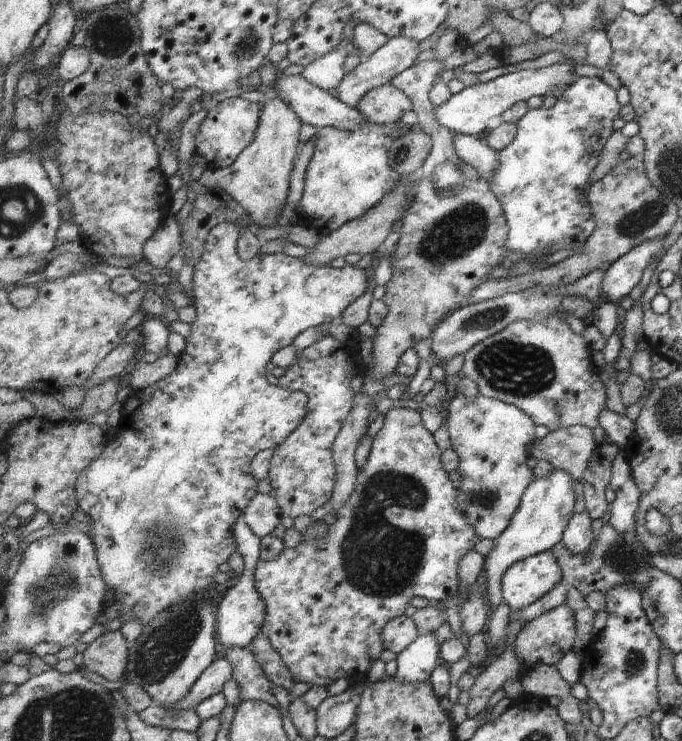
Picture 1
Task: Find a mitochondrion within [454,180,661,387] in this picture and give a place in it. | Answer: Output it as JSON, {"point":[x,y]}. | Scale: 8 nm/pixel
{"point":[488,319]}

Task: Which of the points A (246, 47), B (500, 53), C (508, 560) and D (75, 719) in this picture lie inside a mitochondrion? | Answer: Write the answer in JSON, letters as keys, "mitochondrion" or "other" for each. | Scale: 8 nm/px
{"A":"mitochondrion","B":"other","C":"other","D":"mitochondrion"}

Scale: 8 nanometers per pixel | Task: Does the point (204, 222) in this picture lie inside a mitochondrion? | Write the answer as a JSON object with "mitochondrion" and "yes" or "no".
{"mitochondrion":"no"}

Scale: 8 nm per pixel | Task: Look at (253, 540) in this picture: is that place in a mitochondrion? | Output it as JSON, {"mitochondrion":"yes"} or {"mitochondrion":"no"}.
{"mitochondrion":"no"}

